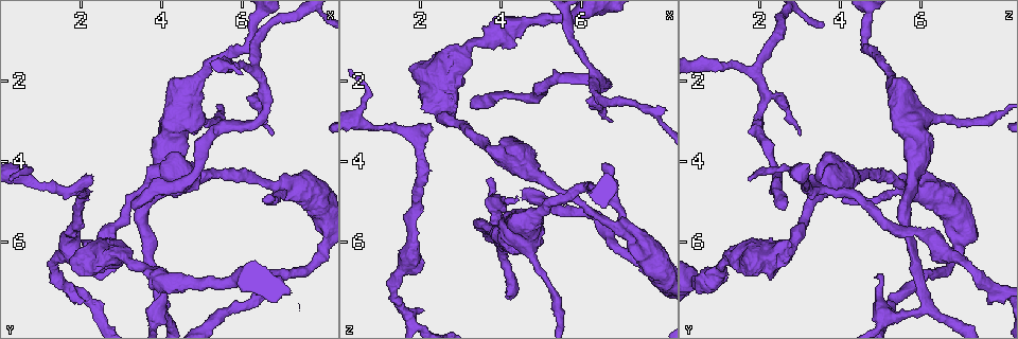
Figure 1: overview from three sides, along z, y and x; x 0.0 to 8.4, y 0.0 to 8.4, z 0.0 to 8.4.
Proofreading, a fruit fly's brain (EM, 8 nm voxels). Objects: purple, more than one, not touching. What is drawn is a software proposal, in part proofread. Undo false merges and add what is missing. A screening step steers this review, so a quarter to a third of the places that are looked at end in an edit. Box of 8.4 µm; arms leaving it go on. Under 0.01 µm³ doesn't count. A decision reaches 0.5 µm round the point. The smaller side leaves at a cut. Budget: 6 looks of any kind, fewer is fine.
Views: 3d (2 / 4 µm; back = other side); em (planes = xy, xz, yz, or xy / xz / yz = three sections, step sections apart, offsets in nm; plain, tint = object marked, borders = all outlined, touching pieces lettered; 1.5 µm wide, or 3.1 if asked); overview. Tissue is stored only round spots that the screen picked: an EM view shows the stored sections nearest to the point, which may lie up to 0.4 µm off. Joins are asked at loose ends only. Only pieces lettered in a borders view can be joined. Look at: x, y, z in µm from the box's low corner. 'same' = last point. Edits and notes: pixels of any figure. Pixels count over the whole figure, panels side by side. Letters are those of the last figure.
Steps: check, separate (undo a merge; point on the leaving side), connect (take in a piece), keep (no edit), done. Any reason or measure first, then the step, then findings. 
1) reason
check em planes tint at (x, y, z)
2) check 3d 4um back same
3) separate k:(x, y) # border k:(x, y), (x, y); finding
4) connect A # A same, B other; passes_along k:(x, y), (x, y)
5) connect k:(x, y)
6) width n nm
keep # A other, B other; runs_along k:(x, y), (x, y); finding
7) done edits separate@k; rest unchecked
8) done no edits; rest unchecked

an open end
check em yz step 4 tint at (4.45, 6.85, 4.90)

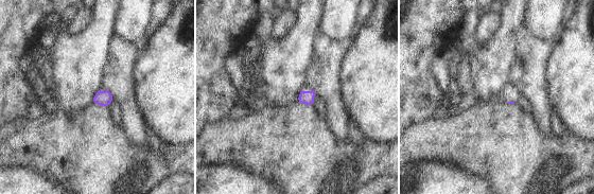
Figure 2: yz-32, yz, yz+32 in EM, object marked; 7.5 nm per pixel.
another direction
check em planes borders same

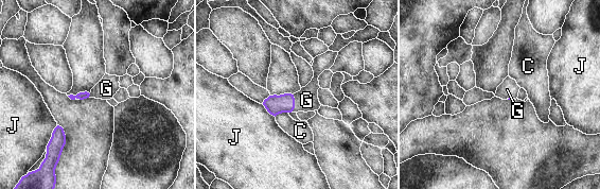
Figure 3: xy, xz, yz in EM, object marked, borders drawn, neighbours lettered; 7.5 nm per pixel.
connect G # C other, G same, J other; passes_along 3:(275, 104), (294, 103), (306, 100); it goes on there

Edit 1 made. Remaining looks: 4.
branch stops here
check 3d 2um at (2.25, 4.35, 3.10)

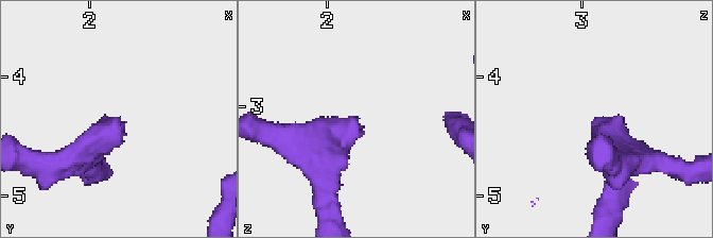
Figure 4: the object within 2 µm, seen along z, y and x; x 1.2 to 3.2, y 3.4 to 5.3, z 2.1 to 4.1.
shape alone is not enough
check em yz step 8 plain at (2.22, 4.32, 3.08)

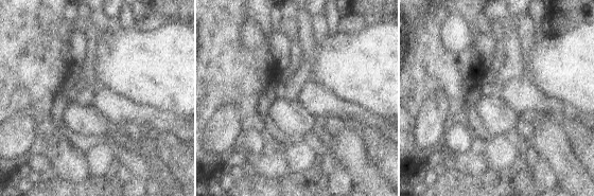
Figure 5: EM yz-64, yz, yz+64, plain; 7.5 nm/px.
what lies round it
check em yz step 8 borders same

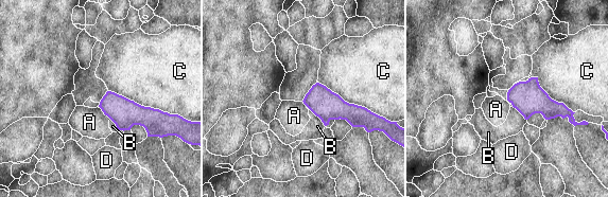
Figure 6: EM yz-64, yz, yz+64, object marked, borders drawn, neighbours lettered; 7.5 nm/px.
keep # A other, B other, C other, D other; border 6:(307, 106), (325, 126); none of them fits

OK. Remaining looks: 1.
done edits connect@3; rest unchecked

